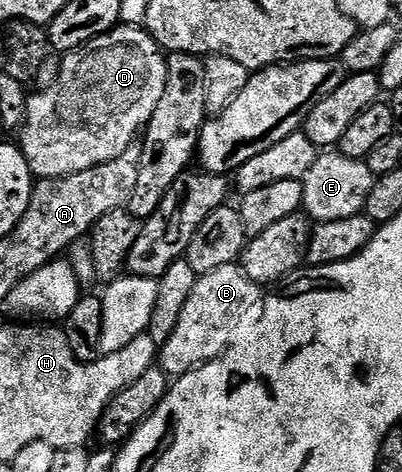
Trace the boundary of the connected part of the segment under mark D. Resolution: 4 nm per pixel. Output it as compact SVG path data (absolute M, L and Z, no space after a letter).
M121 24L111 29L109 33L103 33L101 37L95 37L82 49L75 53L69 53L61 60L58 83L54 87L33 92L28 98L28 110L22 128L19 130L18 148L23 151L24 158L33 178L47 179L49 177L69 177L78 171L86 171L90 167L98 167L102 163L110 163L110 159L118 159L118 155L125 153L129 147L141 136L142 130L147 125L150 115L154 115L154 107L158 107L158 99L162 99L162 91L166 91L166 57L155 39L148 33L148 30L135 25Z

